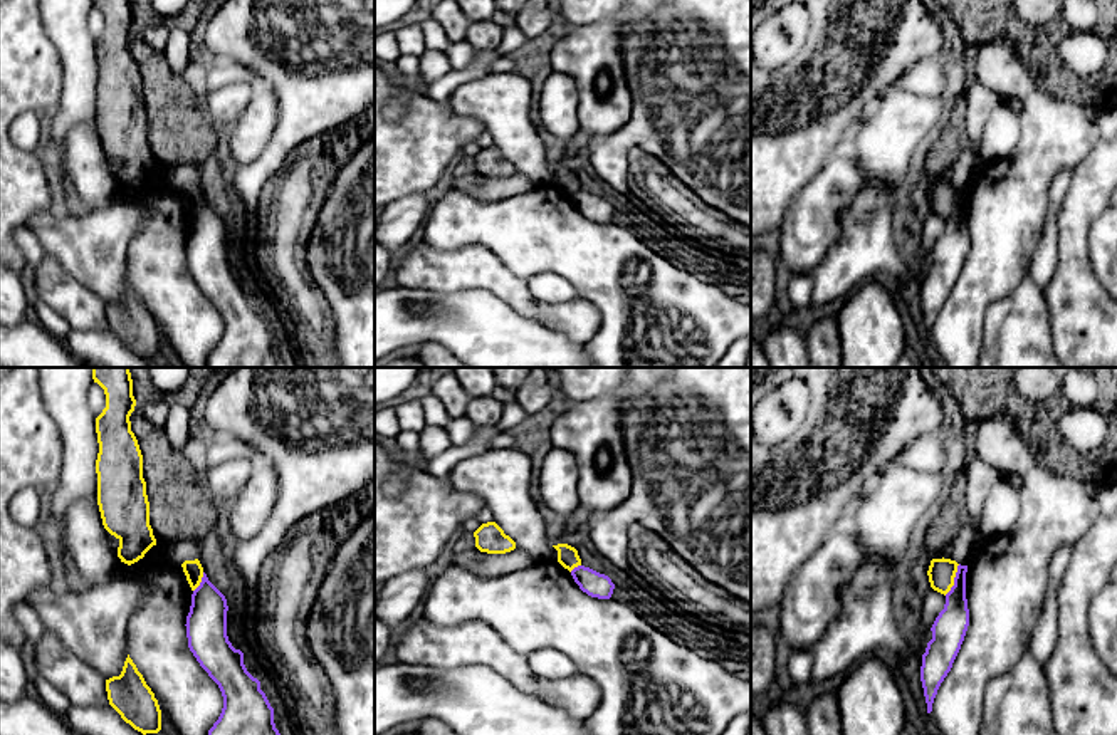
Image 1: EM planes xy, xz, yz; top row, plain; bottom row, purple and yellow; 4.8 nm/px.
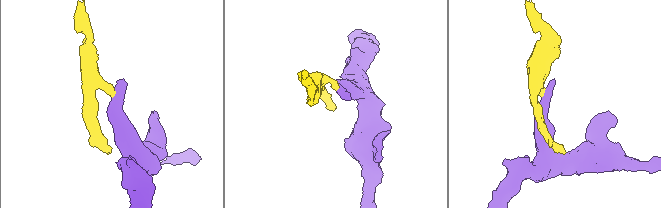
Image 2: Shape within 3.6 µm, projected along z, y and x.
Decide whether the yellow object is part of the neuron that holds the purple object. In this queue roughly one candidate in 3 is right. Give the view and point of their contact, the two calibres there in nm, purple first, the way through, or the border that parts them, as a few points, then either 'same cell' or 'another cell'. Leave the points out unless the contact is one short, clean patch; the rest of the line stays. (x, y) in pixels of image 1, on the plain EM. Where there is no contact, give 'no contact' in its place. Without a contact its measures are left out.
contact yz (954, 203); calibres 160 and 130 nm; border yz (959, 188), (954, 208), (944, 218); another cell

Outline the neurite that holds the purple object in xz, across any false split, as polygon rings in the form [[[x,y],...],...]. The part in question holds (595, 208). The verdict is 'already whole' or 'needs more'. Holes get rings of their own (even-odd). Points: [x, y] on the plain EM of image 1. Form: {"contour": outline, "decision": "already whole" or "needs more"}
{"contour": [[[578,190],[571,195],[574,206],[583,216],[598,223],[610,223],[615,213],[611,203],[590,191]]], "decision": "already whole"}

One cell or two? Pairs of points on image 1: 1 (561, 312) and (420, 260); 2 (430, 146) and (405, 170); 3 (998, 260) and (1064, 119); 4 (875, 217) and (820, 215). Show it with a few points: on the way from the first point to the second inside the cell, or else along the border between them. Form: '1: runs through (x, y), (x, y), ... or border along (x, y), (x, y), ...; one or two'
1: runs through (526, 304), (486, 271), (456, 269); one
2: runs through (424, 151), (412, 163); one
3: runs through (1005, 225), (1008, 200), (1040, 155); one
4: border along (864, 182), (842, 213), (840, 239), (827, 252); two

